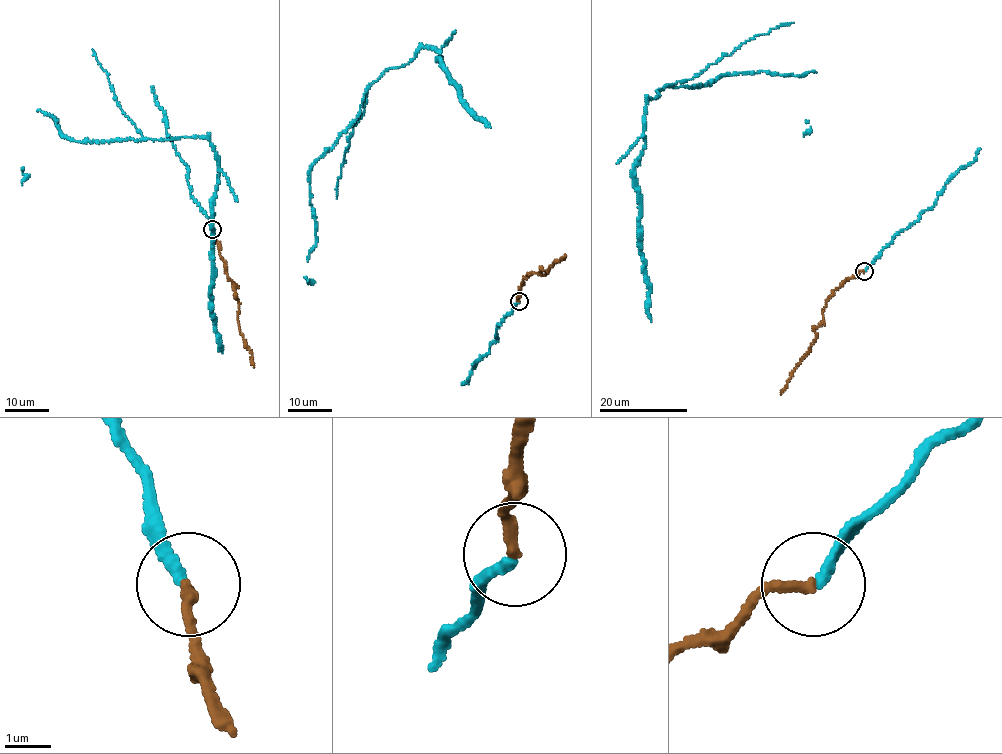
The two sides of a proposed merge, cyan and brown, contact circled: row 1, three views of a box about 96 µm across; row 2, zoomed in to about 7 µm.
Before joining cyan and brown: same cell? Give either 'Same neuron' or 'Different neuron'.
Same neuron

